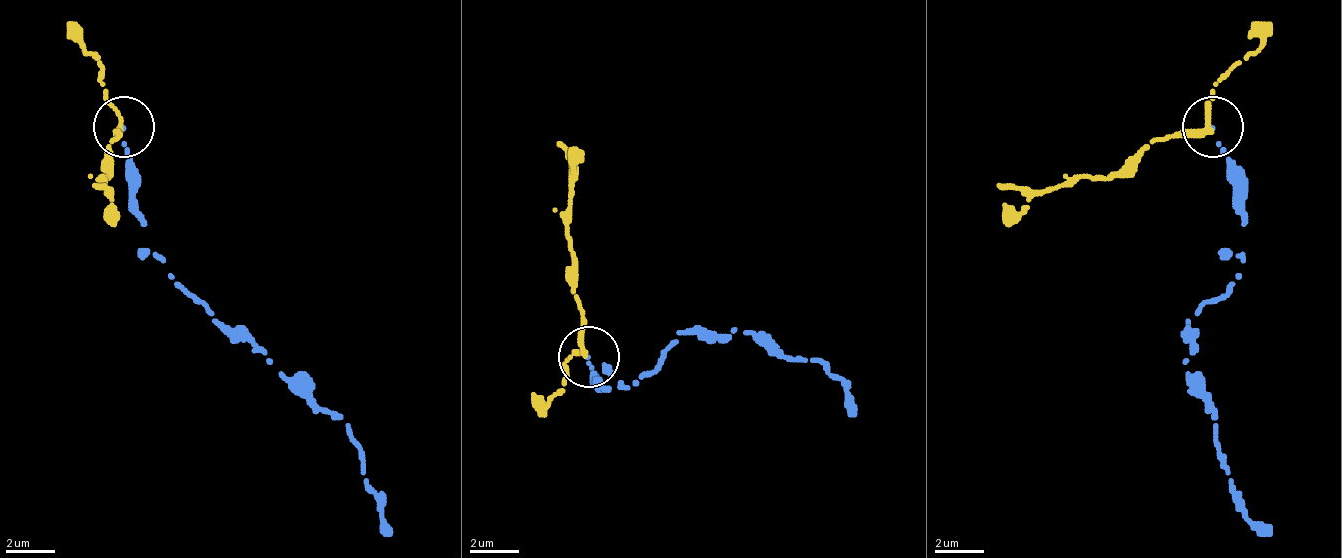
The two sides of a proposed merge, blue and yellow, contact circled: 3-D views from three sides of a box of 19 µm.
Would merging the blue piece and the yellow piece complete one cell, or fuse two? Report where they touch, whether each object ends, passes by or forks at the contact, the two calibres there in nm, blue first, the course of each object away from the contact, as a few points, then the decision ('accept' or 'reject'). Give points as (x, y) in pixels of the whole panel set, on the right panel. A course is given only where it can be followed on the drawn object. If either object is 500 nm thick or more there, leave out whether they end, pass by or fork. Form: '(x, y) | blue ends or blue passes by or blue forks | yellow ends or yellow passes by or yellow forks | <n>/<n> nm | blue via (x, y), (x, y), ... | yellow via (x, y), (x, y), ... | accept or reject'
(1212, 127) | blue ends | yellow passes by | 110/240 nm | blue via (1211, 125), (1241, 217), (1229, 248), (1241, 279), (1186, 321), (1186, 383), (1217, 420), (1229, 493), (1272, 536) | yellow via (1211, 125), (1143, 144), (1113, 174), (1045, 187), (1002, 223) | accept

